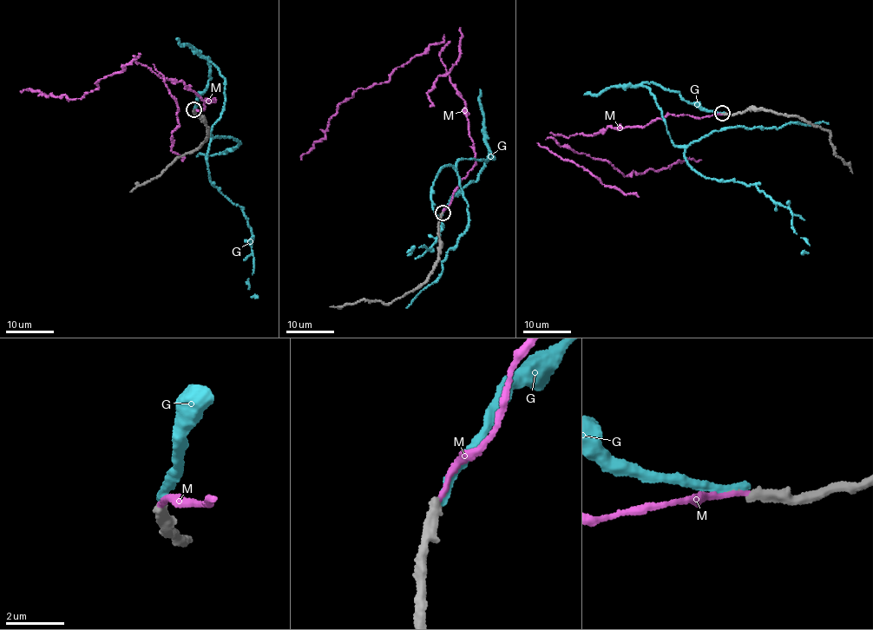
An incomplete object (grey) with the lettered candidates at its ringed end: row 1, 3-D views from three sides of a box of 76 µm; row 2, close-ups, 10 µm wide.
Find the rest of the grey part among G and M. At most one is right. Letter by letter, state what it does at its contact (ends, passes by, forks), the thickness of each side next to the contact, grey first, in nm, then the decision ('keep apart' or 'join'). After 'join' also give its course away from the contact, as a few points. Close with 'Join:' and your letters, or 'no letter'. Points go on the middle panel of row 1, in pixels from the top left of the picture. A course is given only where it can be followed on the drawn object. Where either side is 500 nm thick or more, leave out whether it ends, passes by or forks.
G: it ends; calibres 240 and 320 nm; join; course (443, 213), (489, 149), (494, 157), (441, 168), (437, 239), (408, 255), (414, 246)
M: it ends; calibres 340 and 170 nm; keep apart
Join: G

